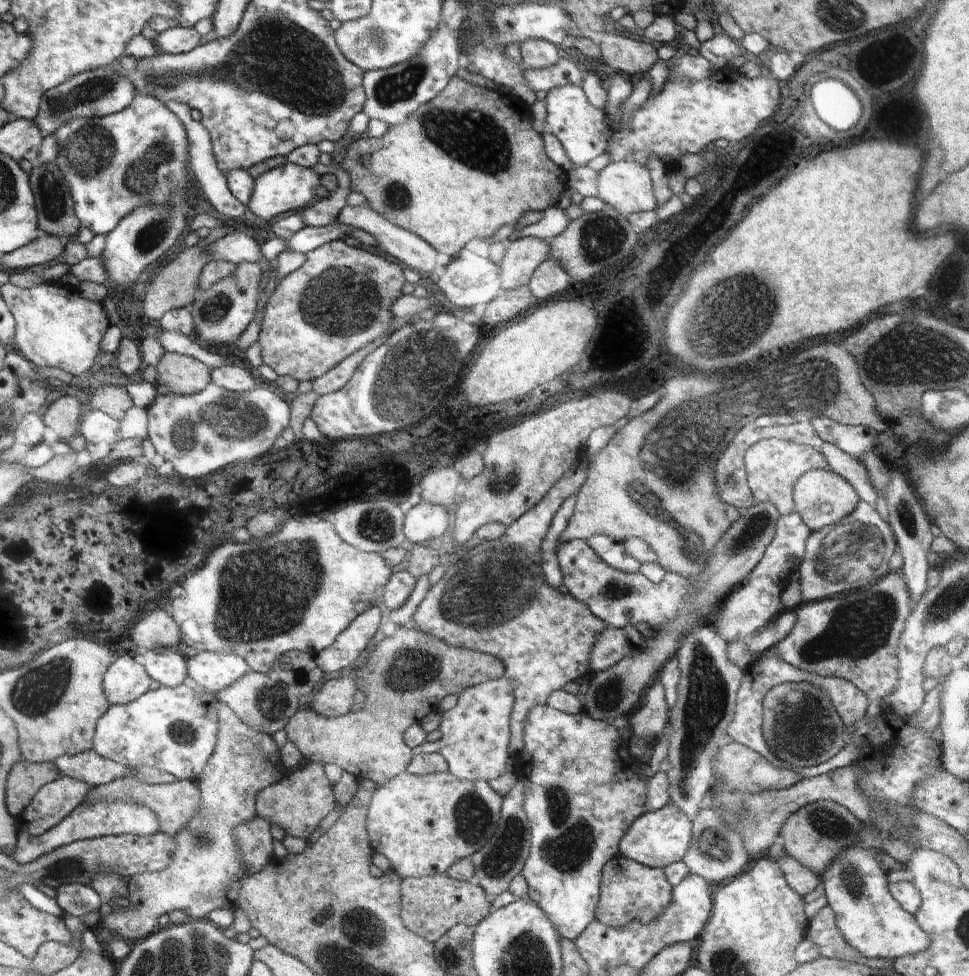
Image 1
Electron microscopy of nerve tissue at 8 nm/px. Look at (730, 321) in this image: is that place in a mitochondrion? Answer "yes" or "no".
yes

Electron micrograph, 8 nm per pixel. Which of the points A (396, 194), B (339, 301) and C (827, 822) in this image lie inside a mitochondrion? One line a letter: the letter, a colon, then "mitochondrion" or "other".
A: mitochondrion
B: mitochondrion
C: mitochondrion

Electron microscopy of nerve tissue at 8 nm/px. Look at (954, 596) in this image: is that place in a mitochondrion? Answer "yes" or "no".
yes

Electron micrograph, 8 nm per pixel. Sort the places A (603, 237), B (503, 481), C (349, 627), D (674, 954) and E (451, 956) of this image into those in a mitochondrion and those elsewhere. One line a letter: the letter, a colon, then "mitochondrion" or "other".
A: mitochondrion
B: mitochondrion
C: other
D: other
E: mitochondrion

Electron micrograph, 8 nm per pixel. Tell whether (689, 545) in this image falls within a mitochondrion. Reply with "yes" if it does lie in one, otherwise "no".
yes

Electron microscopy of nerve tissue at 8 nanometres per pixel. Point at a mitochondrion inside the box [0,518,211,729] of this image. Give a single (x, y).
(43, 689)

